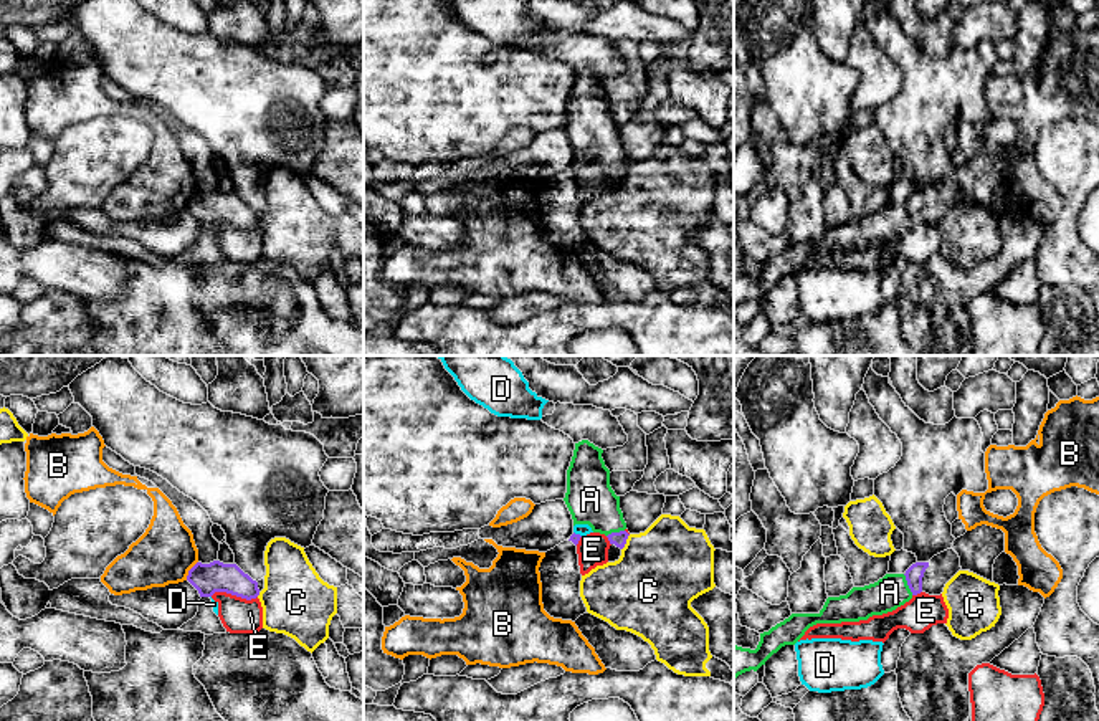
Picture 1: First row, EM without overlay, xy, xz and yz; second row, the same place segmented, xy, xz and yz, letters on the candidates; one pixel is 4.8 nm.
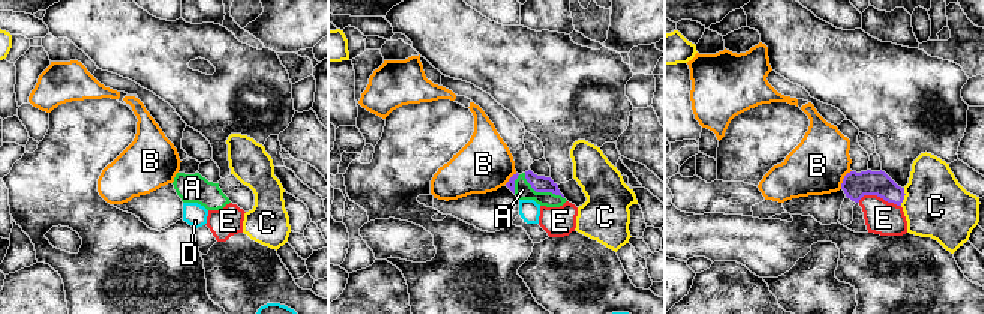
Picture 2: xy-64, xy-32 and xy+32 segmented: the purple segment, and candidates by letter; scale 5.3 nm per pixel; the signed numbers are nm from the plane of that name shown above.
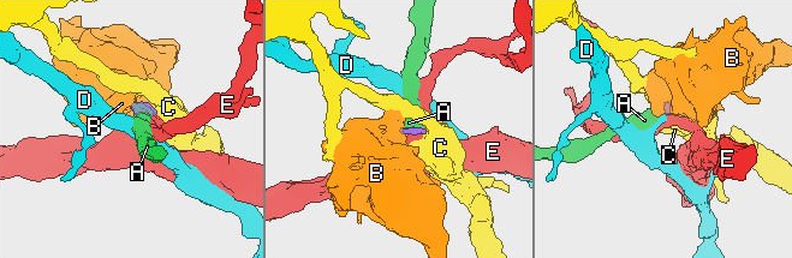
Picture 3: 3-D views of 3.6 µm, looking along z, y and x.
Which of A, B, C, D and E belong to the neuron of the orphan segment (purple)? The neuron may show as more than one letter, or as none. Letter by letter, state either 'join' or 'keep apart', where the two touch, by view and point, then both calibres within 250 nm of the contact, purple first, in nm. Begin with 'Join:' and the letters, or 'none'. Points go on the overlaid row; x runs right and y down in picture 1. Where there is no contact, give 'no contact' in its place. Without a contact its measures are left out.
Join: A
A: join; contact yz (908, 584); calibres 90 and 160 nm
B: keep apart; contact xy (189, 571); calibres 150 and 280 nm
C: keep apart; contact xz (625, 543); calibres 70 and 420 nm
D: keep apart; contact xz (577, 534); calibres 50 and 60 nm
E: keep apart; contact xy (233, 594); calibres 150 and 180 nm

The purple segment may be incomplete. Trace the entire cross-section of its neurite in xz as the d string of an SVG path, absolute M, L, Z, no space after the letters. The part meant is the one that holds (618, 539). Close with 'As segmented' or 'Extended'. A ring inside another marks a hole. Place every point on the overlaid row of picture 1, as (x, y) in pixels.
M582 440L575 443L567 470L565 504L575 524L588 524L593 532L605 534L610 541L608 562L621 556L628 532L620 496L610 486L610 470L602 458L603 450Z. Extended

